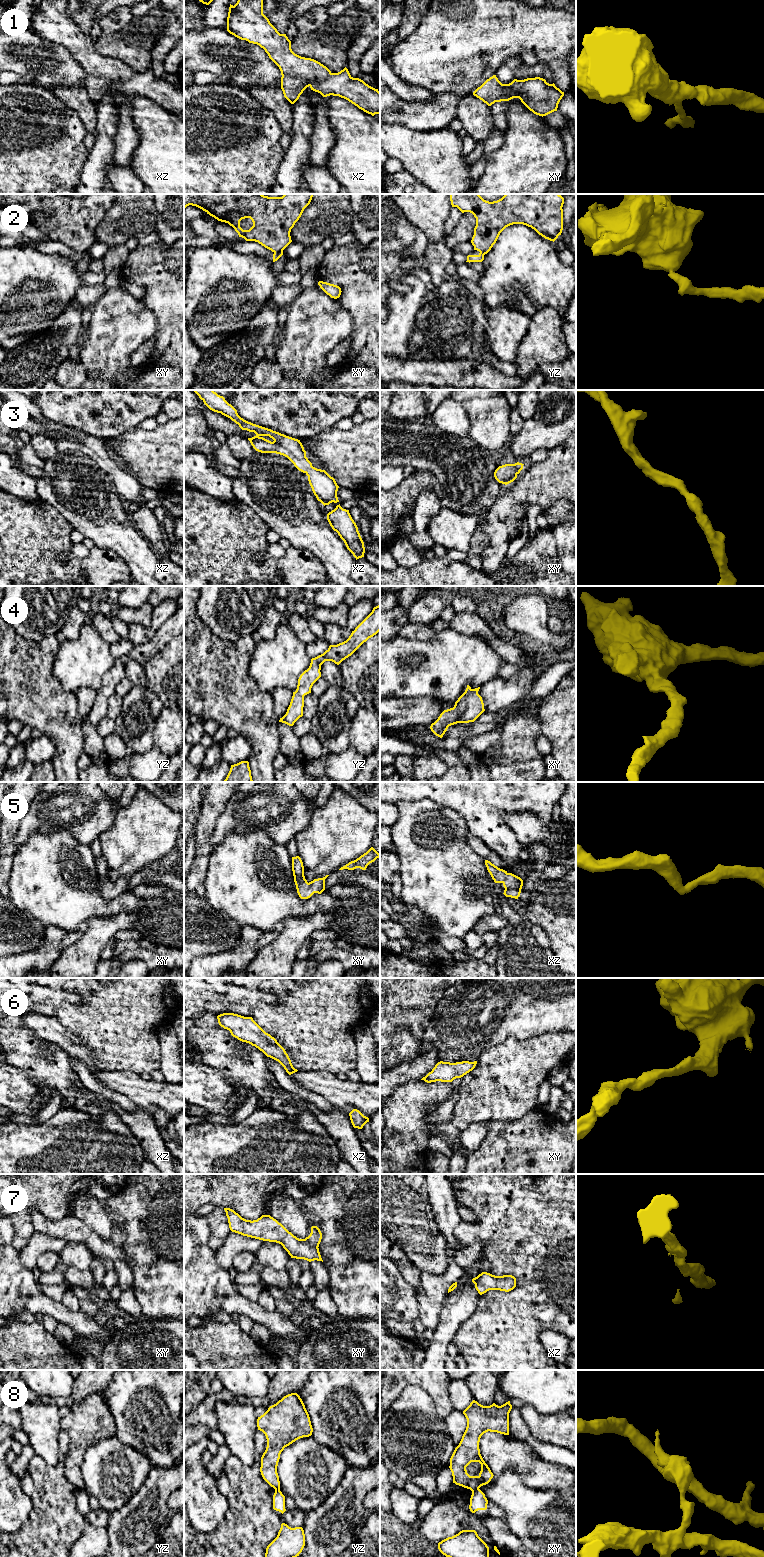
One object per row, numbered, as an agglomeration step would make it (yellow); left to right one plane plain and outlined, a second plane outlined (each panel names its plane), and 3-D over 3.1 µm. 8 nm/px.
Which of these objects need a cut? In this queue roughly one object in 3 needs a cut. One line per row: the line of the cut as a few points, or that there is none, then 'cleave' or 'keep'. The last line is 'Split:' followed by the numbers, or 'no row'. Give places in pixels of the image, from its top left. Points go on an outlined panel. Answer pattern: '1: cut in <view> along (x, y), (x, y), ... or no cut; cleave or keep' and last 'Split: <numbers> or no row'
1: no cut; keep
2: cut in xy along (274, 252), (282, 253); cleave
3: no cut; keep
4: no cut; keep
5: no cut; keep
6: no cut; keep
7: no cut; keep
8: cut in xy along (478, 1488), (472, 1492); cleave
Split: 2, 8

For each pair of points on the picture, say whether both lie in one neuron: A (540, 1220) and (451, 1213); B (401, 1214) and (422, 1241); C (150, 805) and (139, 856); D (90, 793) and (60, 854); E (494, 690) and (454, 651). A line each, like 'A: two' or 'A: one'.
A: two
B: one
C: one
D: two
E: two

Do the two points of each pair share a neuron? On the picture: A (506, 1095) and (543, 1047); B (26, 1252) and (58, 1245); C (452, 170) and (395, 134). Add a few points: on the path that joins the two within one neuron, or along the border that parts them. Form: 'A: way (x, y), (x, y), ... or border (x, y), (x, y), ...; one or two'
A: way (508, 1083), (531, 1059); one
B: way (34, 1248), (37, 1245), (50, 1245); one
C: way (438, 163), (431, 156), (409, 146); one

